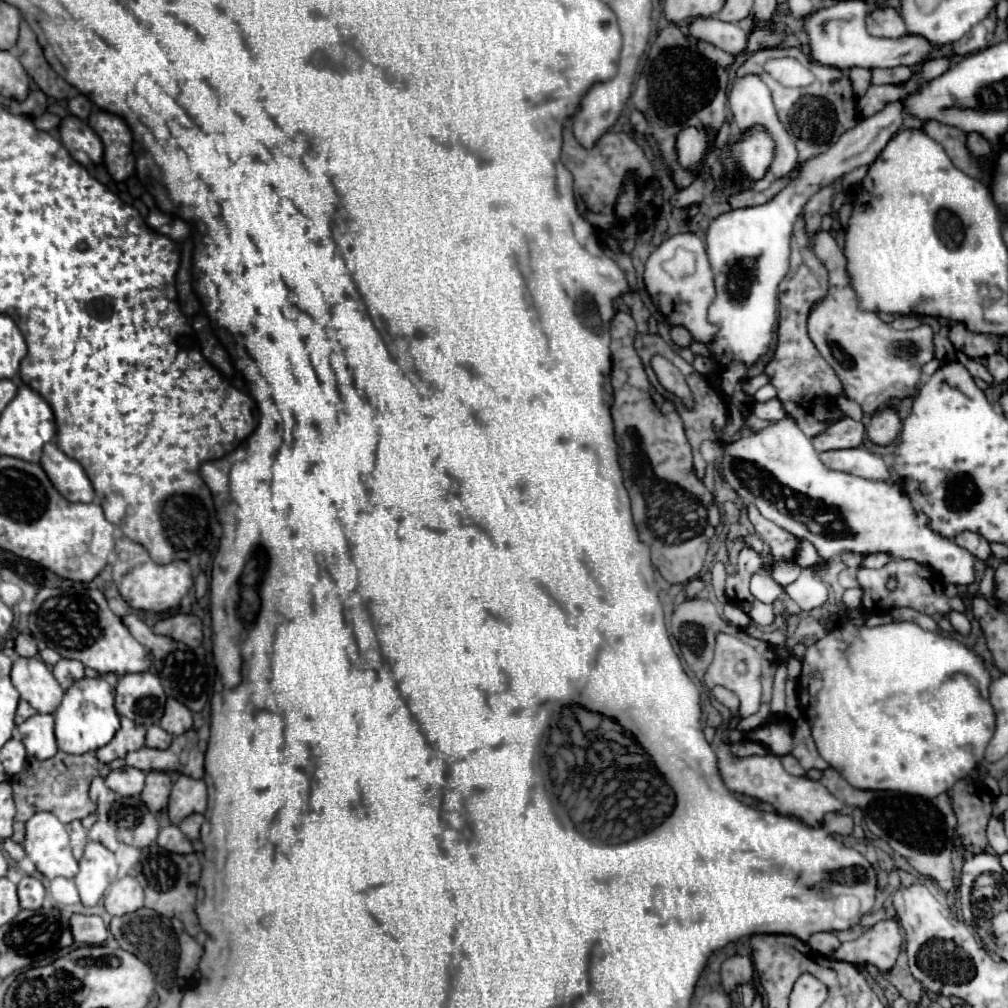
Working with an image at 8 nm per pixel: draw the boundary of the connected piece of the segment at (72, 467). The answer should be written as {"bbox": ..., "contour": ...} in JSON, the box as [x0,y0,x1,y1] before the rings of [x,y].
{"bbox":[40,442,94,502],"contour":[[[54,442],[44,444],[40,466],[48,474],[50,482],[68,502],[92,502],[94,500],[94,488],[84,472],[84,468],[68,458]]]}

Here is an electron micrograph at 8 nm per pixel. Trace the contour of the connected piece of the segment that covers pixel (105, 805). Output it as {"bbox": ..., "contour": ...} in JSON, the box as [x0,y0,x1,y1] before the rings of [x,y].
{"bbox":[90,776,116,810],"contour":[[[96,776],[90,784],[90,798],[98,806],[98,810],[108,810],[114,802],[116,794],[112,790],[108,790],[108,786],[104,786],[104,778]]]}

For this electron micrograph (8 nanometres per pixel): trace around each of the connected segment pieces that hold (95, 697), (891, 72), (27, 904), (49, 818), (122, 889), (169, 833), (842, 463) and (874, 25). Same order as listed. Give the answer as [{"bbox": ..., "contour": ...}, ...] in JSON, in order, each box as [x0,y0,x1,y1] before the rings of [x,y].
[{"bbox":[54,678,120,754],"contour":[[[82,678],[80,682],[74,682],[66,690],[62,704],[54,712],[54,718],[58,748],[68,754],[84,754],[102,748],[114,738],[116,730],[120,728],[120,718],[114,710],[112,686],[102,678]]]},{"bbox":[872,66,912,84],"contour":[[[898,66],[898,68],[876,68],[872,70],[872,84],[900,84],[912,78],[912,68]]]},{"bbox":[18,876,46,910],"contour":[[[26,876],[18,884],[18,898],[24,910],[38,910],[44,902],[44,894],[46,892],[44,892],[42,882],[34,876]]]},{"bbox":[24,812,80,880],"contour":[[[36,812],[26,822],[24,850],[36,868],[50,880],[58,876],[71,879],[78,866],[80,870],[80,860],[74,860],[70,850],[68,830],[52,812]]]},{"bbox":[104,876,144,916],"contour":[[[124,876],[116,880],[106,892],[104,906],[110,916],[124,916],[144,906],[144,892],[142,892],[140,882],[132,876]]]},{"bbox":[156,826,194,854],"contour":[[[164,826],[160,830],[156,842],[158,842],[160,848],[164,848],[168,852],[174,852],[174,854],[190,854],[190,852],[194,852],[190,840],[182,834],[182,830],[178,826]]]},{"bbox":[820,446,892,480],"contour":[[[862,446],[850,450],[828,450],[820,454],[820,460],[830,470],[840,470],[872,480],[892,480],[882,458]]]},{"bbox":[866,8,908,38],"contour":[[[878,8],[872,14],[868,14],[866,28],[868,34],[878,38],[900,38],[908,32],[900,12],[894,8]]]}]

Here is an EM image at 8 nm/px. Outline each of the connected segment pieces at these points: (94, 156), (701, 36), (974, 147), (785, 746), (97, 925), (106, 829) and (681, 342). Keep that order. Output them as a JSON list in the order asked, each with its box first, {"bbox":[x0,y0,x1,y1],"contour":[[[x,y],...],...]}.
[{"bbox":[60,116,104,166],"contour":[[[66,116],[60,122],[60,140],[72,158],[84,166],[96,166],[104,156],[98,134],[88,126],[86,120],[80,120],[76,116]]]},{"bbox":[690,16,746,54],"contour":[[[698,16],[690,24],[690,34],[696,40],[710,42],[730,54],[740,54],[746,46],[746,34],[744,30],[734,22],[722,22],[716,16]]]},{"bbox":[968,132,992,156],"contour":[[[972,132],[972,134],[968,134],[968,150],[972,150],[972,154],[976,154],[976,156],[984,156],[984,154],[992,152],[992,146],[980,134]]]},{"bbox":[750,722,792,758],"contour":[[[770,722],[752,730],[750,738],[766,746],[778,758],[788,756],[792,750],[792,730],[782,722]]]},{"bbox":[70,914,108,946],"contour":[[[72,914],[70,930],[72,930],[72,938],[74,938],[76,944],[96,946],[96,944],[102,944],[108,938],[108,928],[106,928],[106,924],[102,922],[100,916]]]},{"bbox":[88,820,118,850],"contour":[[[98,820],[98,822],[88,830],[88,838],[90,838],[92,842],[104,844],[108,850],[116,850],[116,846],[118,846],[114,828],[112,828],[108,822],[104,822],[104,820]]]},{"bbox":[672,326,692,348],"contour":[[[672,326],[672,342],[680,348],[688,348],[690,342],[692,342],[692,336],[688,334],[688,330],[684,330],[682,326]]]}]

